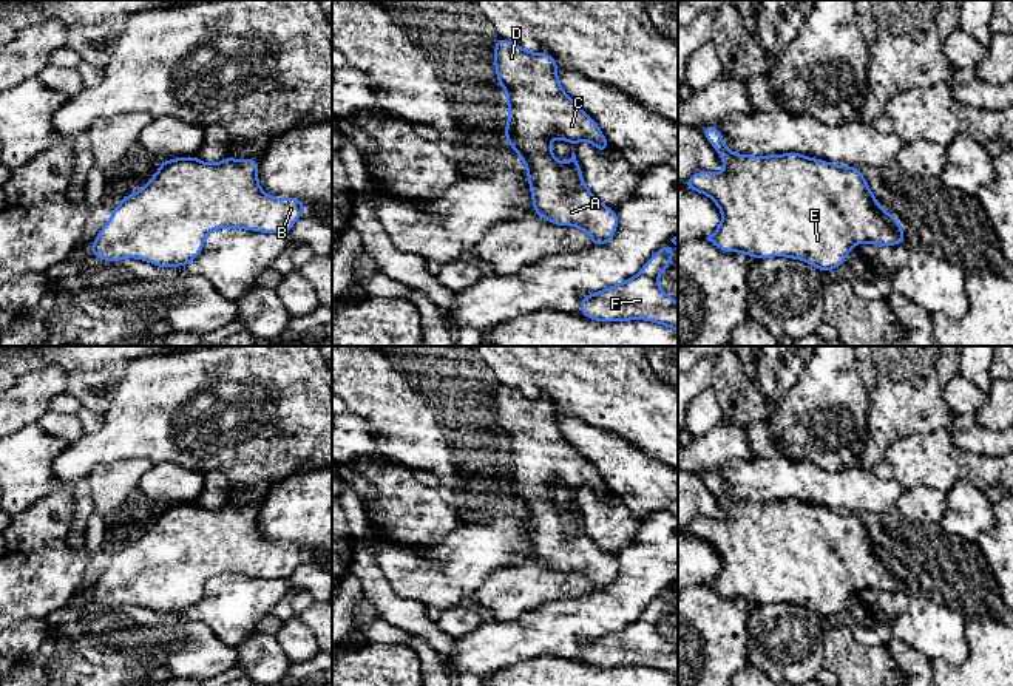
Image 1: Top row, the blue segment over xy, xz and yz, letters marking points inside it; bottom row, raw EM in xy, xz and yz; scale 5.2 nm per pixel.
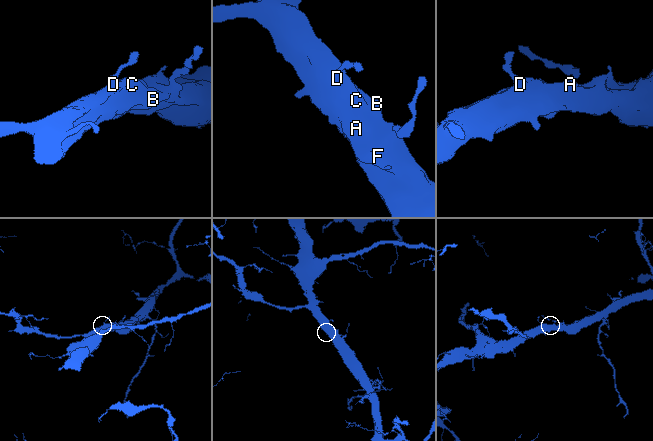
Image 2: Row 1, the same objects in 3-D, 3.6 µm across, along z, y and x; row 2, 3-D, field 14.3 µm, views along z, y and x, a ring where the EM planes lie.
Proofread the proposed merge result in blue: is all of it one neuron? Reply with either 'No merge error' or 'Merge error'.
No merge error

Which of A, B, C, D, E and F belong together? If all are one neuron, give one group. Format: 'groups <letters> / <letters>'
groups A B C D E F

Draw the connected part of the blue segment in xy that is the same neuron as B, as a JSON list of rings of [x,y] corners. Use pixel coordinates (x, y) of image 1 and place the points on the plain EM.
[[[196,502],[162,507],[158,519],[148,525],[142,536],[122,544],[93,587],[90,601],[111,609],[137,604],[162,615],[181,613],[201,601],[204,586],[215,575],[230,573],[261,579],[289,579],[296,565],[306,558],[306,552],[298,544],[272,544],[264,539],[258,528],[258,513],[258,505],[238,507],[232,502],[218,510],[202,508]]]

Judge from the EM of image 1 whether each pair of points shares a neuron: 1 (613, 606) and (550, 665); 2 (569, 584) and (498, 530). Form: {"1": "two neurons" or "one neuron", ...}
{"1": "two neurons", "2": "two neurons"}

